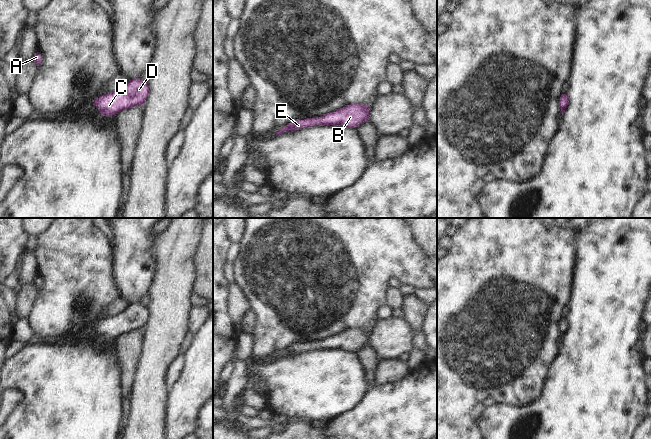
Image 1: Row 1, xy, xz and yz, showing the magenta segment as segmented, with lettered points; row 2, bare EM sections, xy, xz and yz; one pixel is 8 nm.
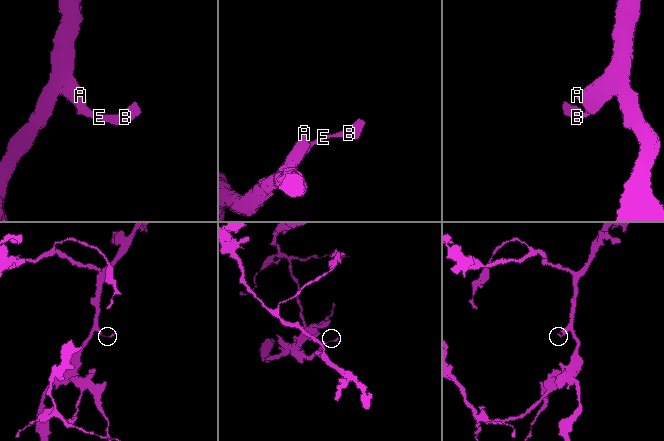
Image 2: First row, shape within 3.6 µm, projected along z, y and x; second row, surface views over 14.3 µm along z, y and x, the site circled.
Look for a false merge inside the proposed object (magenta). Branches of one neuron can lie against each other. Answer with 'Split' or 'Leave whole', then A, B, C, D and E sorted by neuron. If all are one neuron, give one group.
Leave whole. Groups: A B C D E

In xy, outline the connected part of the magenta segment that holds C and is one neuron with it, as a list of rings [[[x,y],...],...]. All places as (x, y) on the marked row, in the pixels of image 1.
[[[136,78],[129,80],[116,92],[95,98],[93,103],[103,116],[116,116],[118,112],[140,105],[143,106],[148,95],[147,82]]]

